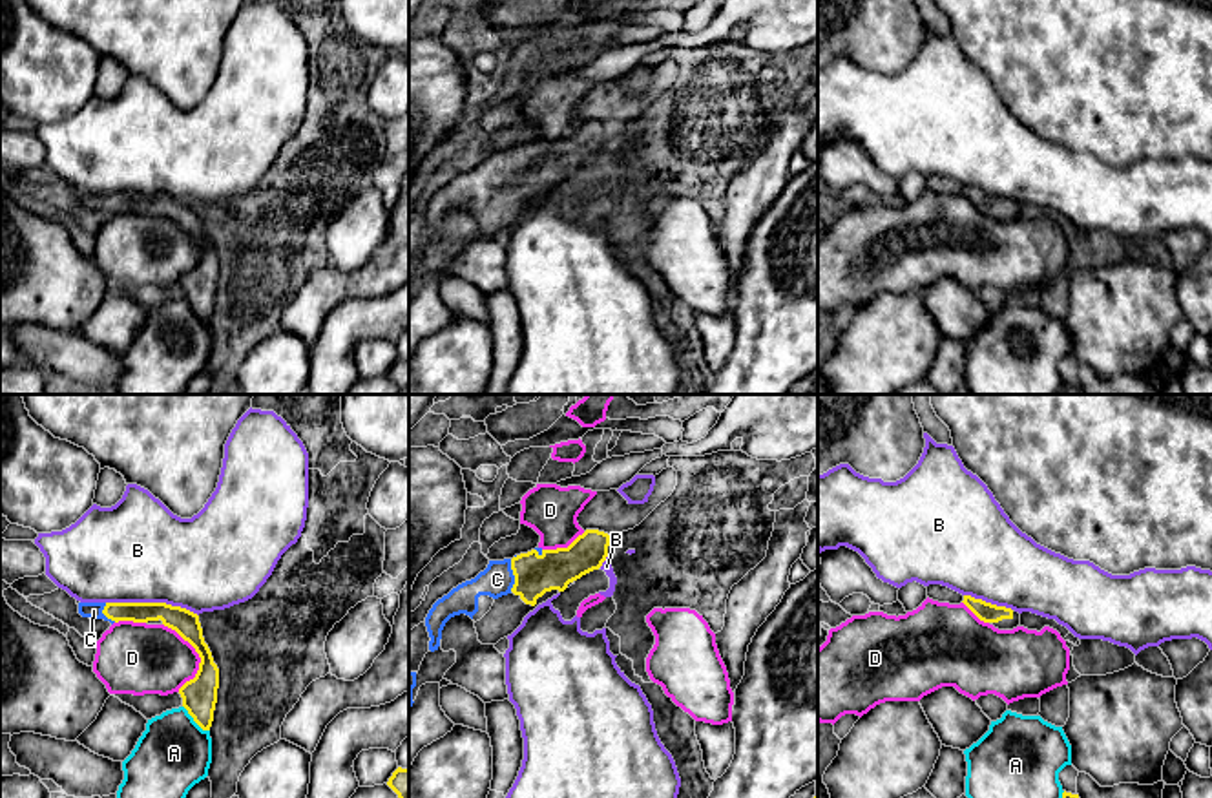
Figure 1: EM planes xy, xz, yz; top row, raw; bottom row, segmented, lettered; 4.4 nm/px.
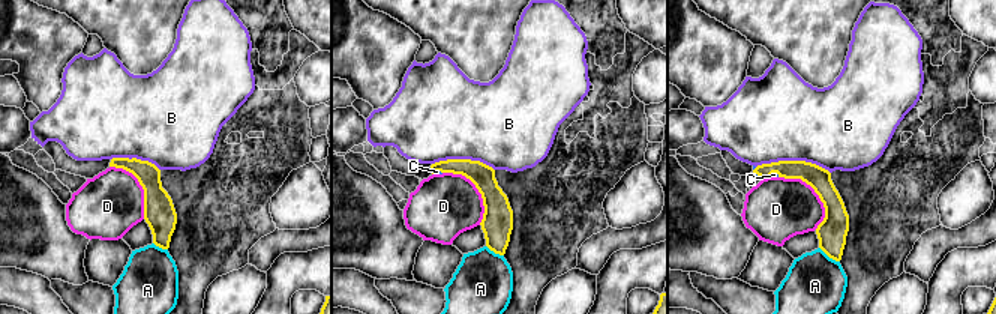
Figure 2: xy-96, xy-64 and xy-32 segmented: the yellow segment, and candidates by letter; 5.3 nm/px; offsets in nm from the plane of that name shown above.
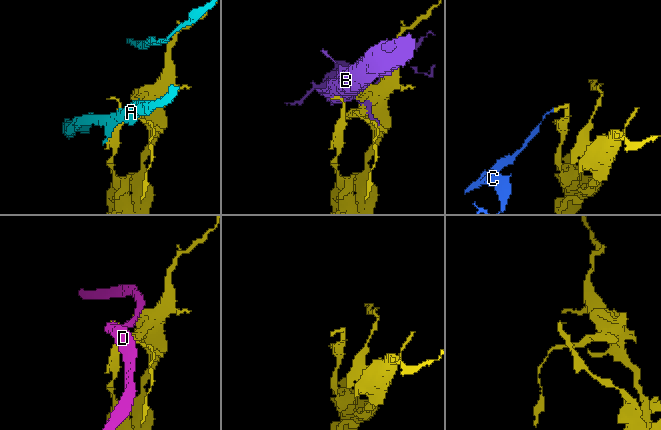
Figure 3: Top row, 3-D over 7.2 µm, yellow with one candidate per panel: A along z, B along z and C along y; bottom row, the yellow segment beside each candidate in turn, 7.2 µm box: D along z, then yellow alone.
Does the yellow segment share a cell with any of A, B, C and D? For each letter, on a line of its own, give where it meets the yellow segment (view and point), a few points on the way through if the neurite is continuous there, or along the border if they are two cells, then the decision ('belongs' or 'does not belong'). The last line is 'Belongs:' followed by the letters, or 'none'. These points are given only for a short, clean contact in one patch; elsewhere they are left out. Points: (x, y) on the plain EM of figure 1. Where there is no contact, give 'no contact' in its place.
A: meets yellow in xy at (194, 311); does not belong
B: meets yellow in xy at (152, 194); does not belong
C: meets yellow in xz at (513, 165); runs through xz (535, 165), (513, 165), (497, 170); belongs
D: meets yellow in xy at (199, 247); does not belong
Belongs: C

